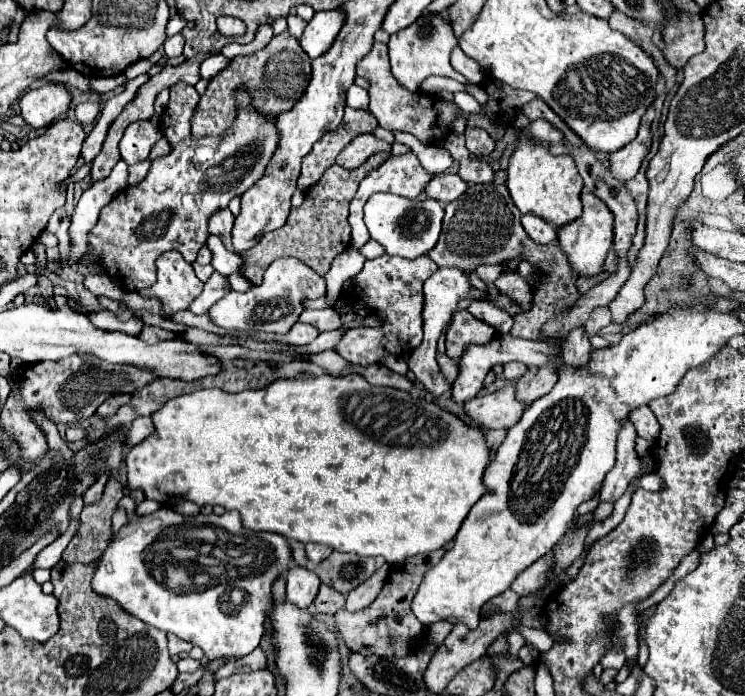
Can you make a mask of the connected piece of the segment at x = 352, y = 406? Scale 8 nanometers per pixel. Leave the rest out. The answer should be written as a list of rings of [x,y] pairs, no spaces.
[[[359,374],[349,376],[295,376],[295,378],[279,378],[265,388],[259,390],[243,390],[237,394],[221,392],[219,388],[207,388],[193,394],[183,394],[169,400],[163,408],[153,412],[155,432],[147,436],[143,442],[133,446],[125,458],[127,464],[127,488],[143,490],[145,498],[157,500],[163,506],[175,506],[183,500],[191,500],[199,506],[223,506],[225,510],[237,510],[241,514],[243,526],[251,530],[267,530],[277,532],[289,540],[299,542],[315,542],[325,544],[339,552],[355,552],[359,556],[383,556],[389,564],[403,562],[409,556],[431,552],[449,544],[461,522],[465,520],[471,506],[485,494],[485,486],[481,482],[483,470],[489,462],[489,448],[485,446],[485,436],[481,428],[467,426],[453,414],[441,410],[437,404],[427,404],[421,398],[415,398],[403,390],[395,388],[377,388],[371,386]]]

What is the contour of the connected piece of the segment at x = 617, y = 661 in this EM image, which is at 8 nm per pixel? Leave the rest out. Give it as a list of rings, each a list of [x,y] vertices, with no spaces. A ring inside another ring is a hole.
[[[611,650],[607,656],[601,658],[601,666],[603,668],[614,668],[620,670],[623,666],[623,660],[625,660],[625,654],[621,650]]]

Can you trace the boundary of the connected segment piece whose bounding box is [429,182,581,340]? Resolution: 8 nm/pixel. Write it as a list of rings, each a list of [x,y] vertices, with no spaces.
[[[471,184],[467,192],[459,196],[459,200],[449,202],[445,206],[439,242],[429,252],[429,258],[439,268],[459,268],[465,274],[475,272],[475,268],[481,264],[507,264],[515,258],[527,260],[541,274],[541,282],[535,288],[535,308],[514,317],[511,334],[517,338],[539,340],[545,322],[569,312],[581,296],[575,286],[577,276],[571,276],[571,268],[559,246],[537,244],[525,234],[521,226],[521,212],[517,212],[505,184]]]

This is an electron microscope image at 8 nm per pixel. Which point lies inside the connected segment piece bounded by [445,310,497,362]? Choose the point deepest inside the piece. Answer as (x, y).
(464, 330)

